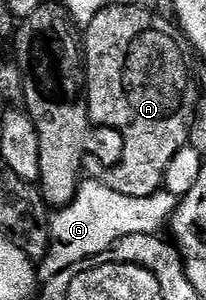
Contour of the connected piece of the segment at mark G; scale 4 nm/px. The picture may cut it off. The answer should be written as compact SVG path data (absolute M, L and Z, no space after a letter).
M85 178L78 187L72 203L61 206L50 221L50 243L42 260L37 264L36 275L41 282L50 281L62 274L68 267L95 257L114 244L131 235L148 234L155 236L166 226L180 198L165 189L150 196L122 195L112 190L99 178Z

